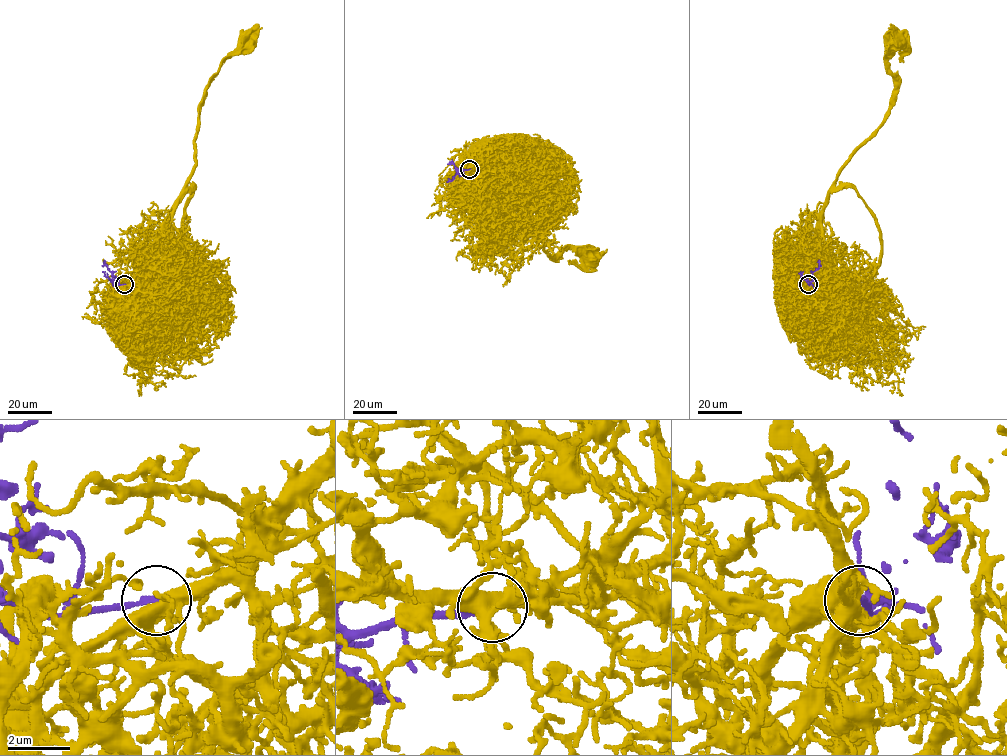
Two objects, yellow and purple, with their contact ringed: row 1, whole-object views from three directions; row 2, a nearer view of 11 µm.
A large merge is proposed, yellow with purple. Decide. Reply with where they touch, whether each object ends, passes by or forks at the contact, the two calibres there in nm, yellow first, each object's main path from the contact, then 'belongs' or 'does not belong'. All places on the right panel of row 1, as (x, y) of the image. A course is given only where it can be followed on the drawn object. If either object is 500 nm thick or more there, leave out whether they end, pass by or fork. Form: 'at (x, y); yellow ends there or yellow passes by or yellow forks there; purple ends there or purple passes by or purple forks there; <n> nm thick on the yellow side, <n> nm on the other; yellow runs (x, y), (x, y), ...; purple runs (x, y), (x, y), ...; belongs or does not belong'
at (808, 284); yellow forks there; purple ends there; 400 nm thick on the yellow side, 200 nm on the other; yellow runs (808, 284), (803, 258), (825, 198), (889, 106), (894, 76), (887, 61), (898, 40); purple runs (808, 284), (811, 273), (818, 269), (818, 260); belongs

